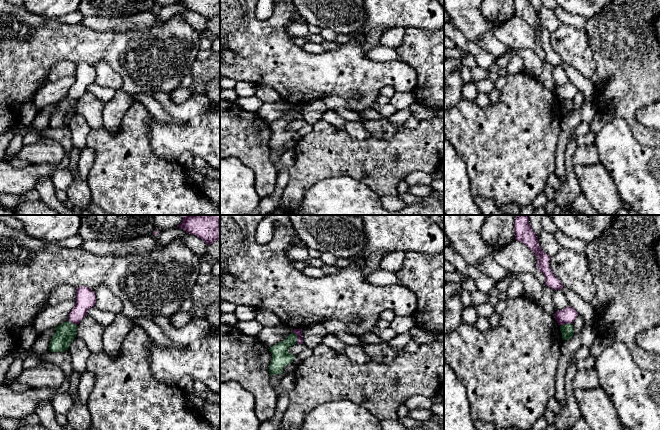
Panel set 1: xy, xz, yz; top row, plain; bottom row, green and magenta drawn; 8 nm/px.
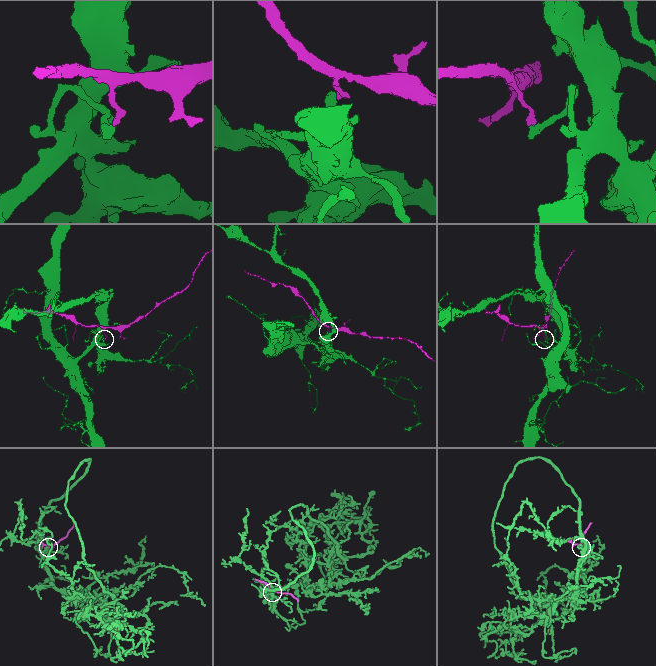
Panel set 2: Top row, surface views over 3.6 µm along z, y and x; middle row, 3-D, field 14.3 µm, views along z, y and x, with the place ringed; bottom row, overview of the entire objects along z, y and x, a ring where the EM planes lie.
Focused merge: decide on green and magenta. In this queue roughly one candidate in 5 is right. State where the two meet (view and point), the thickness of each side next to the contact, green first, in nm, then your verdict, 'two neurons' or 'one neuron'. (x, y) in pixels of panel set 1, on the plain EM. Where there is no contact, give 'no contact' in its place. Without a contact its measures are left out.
yz (565, 100) | 110/120 nm | two neurons

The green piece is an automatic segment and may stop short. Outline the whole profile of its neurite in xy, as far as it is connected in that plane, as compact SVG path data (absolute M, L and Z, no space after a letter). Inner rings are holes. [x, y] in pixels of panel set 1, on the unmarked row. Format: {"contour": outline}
{"contour": "M67 97L55 103L56 109L52 112L49 126L51 128L62 128L68 126L70 120L76 113L77 101Z"}

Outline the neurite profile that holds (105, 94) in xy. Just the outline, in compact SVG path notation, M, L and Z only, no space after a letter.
M95 82L90 84L87 90L98 97L104 104L110 102L115 97L115 90L102 87Z

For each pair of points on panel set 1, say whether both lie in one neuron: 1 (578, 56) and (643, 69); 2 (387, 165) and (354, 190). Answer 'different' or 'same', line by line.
1: different
2: different

